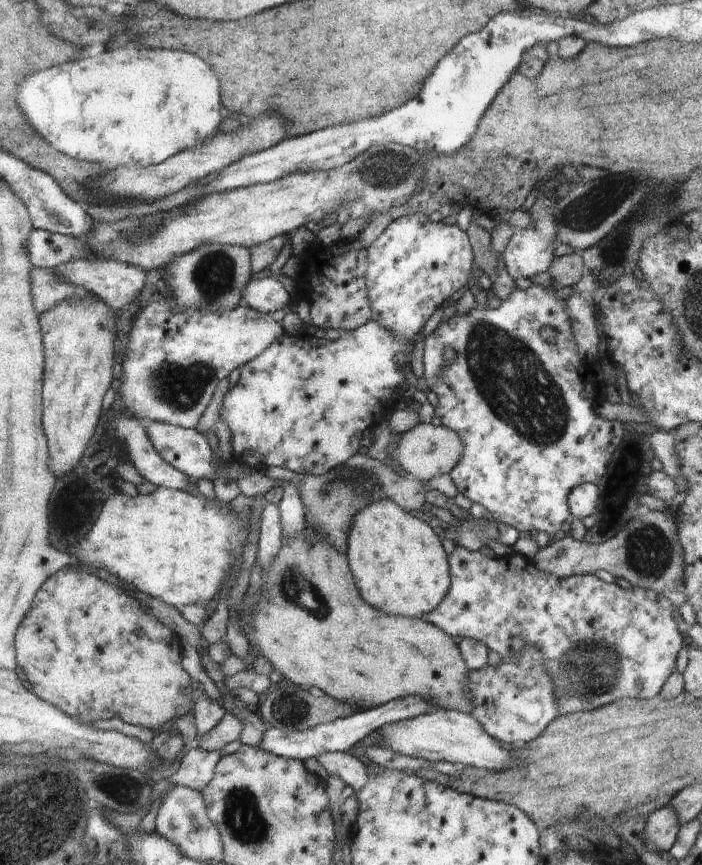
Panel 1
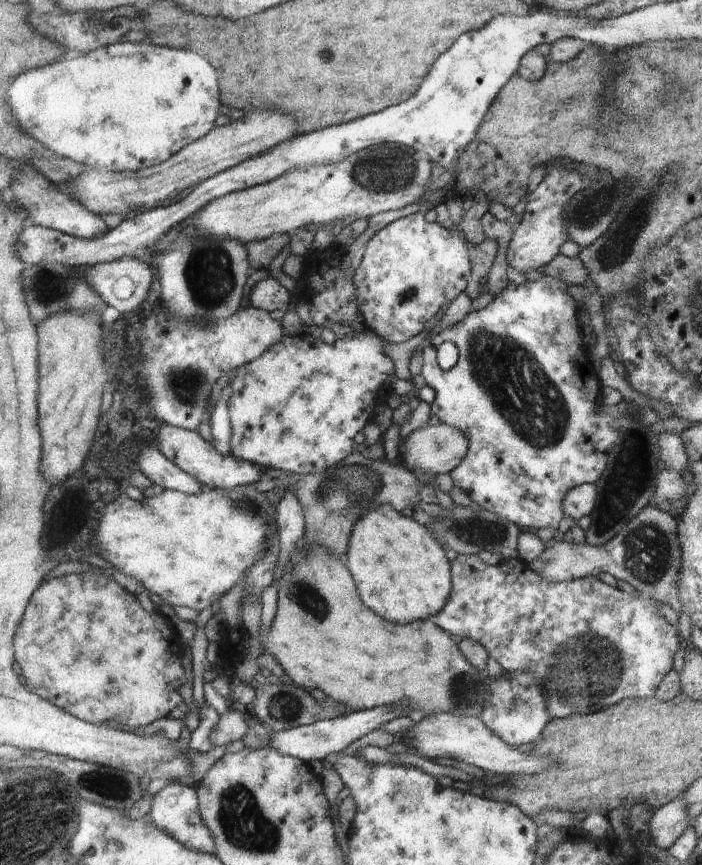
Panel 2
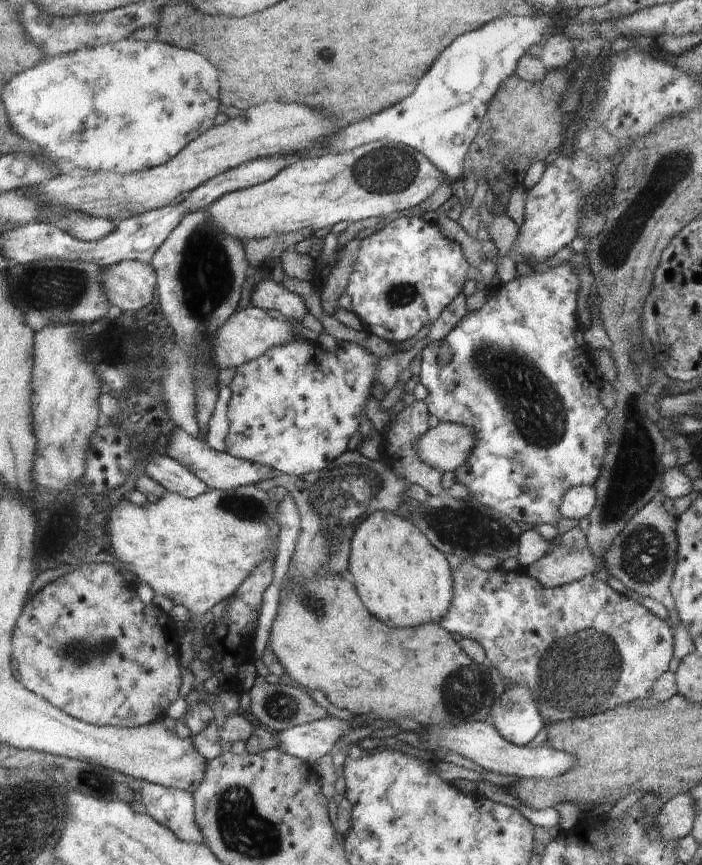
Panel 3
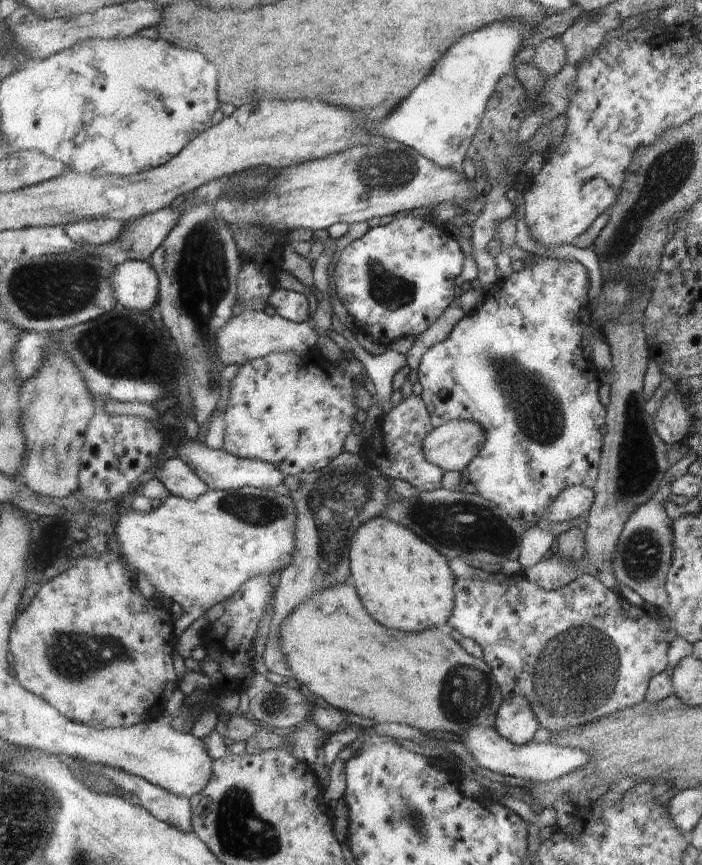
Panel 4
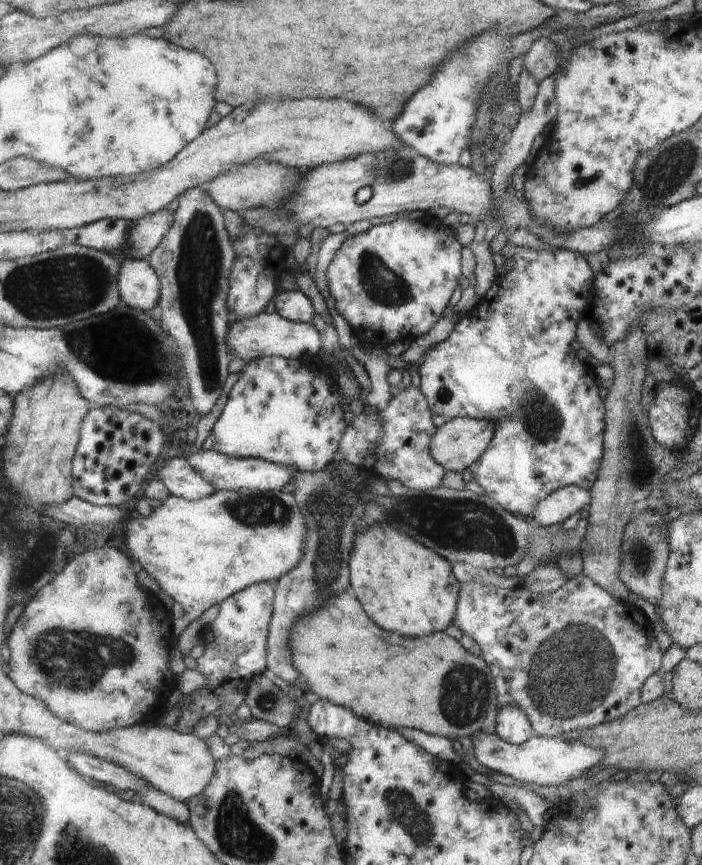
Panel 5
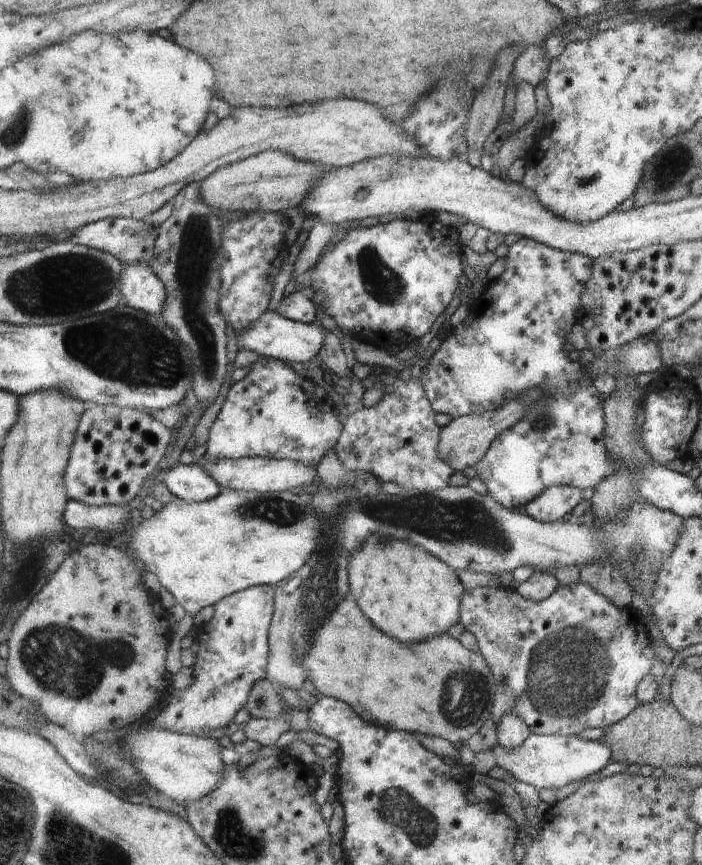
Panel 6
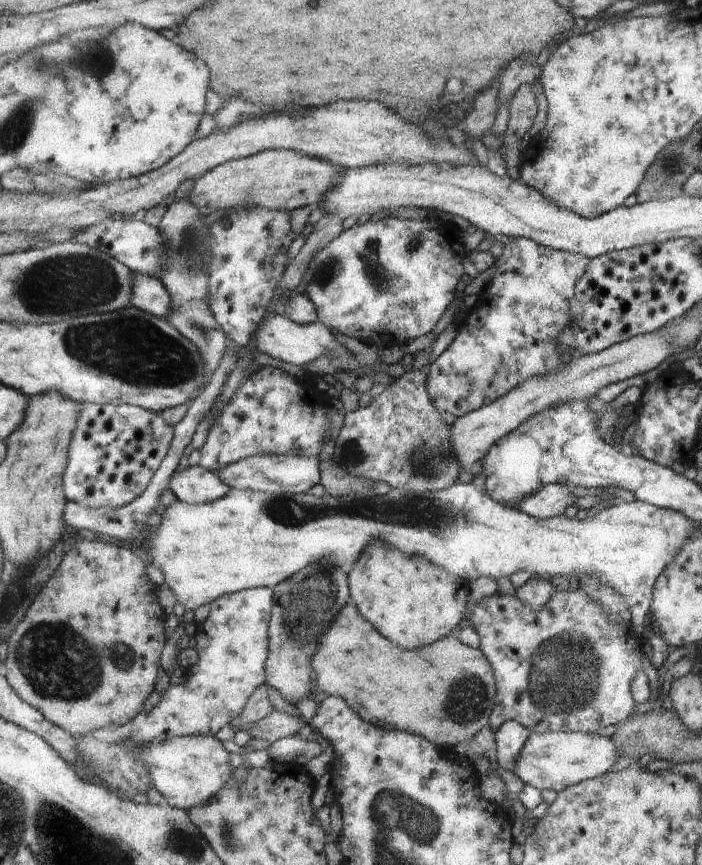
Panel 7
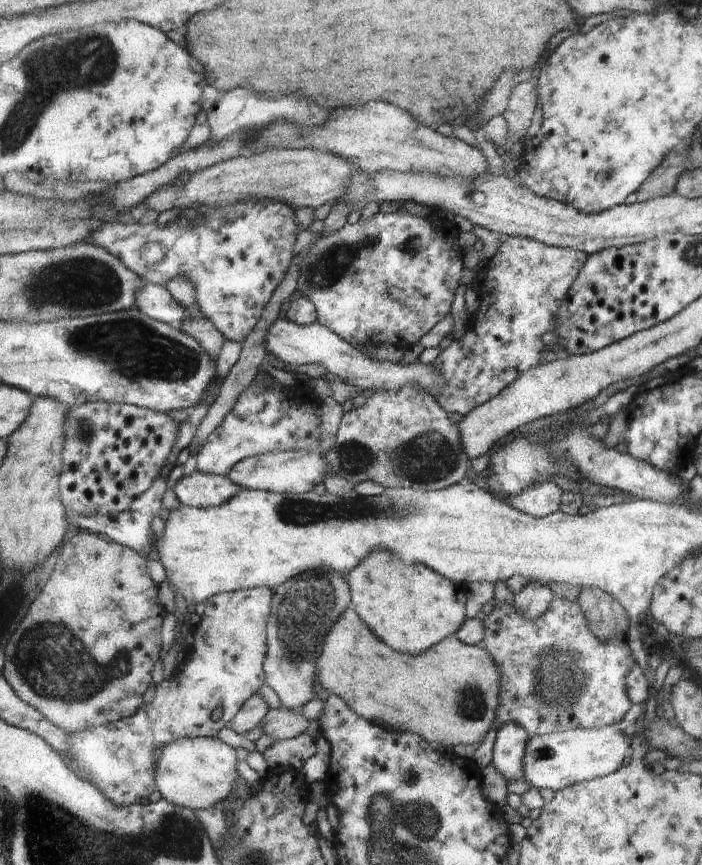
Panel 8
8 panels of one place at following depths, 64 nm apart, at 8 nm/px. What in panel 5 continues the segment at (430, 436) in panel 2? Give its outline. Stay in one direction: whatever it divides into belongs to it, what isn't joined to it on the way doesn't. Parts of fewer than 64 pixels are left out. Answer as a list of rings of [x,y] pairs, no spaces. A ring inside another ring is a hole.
[[[454,417],[440,426],[432,438],[431,453],[440,466],[462,473],[484,452],[494,434],[495,423],[470,417]]]

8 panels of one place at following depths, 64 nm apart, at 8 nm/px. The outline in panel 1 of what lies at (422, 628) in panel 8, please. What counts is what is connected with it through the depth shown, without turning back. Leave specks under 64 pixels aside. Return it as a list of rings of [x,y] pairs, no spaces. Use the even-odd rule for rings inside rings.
[[[382,500],[370,504],[355,516],[349,532],[346,556],[357,586],[358,582],[360,582],[360,594],[364,594],[364,598],[368,598],[370,606],[376,606],[378,610],[384,610],[386,614],[392,614],[392,616],[416,616],[416,614],[422,614],[423,616],[424,614],[431,613],[432,610],[437,609],[442,604],[451,589],[451,572],[448,572],[448,556],[446,556],[446,552],[444,552],[444,548],[440,544],[440,538],[432,532],[433,529],[430,528],[430,524],[424,524],[422,519],[414,518],[410,512],[406,512],[402,507],[390,500]]]

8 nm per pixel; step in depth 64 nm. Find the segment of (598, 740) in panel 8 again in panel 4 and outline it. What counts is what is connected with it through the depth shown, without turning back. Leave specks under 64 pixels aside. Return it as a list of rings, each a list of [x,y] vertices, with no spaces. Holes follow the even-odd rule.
[[[489,724],[475,726],[470,732],[464,734],[464,738],[461,739],[460,736],[459,742],[465,744],[468,752],[474,756],[474,762],[478,762],[482,768],[488,768],[488,770],[501,775],[524,778],[534,784],[559,780],[560,777],[566,777],[568,773],[582,768],[590,760],[590,756],[584,751],[561,747],[552,741],[547,743],[530,741],[523,745],[517,745],[505,739],[495,730],[494,726],[491,727]]]

